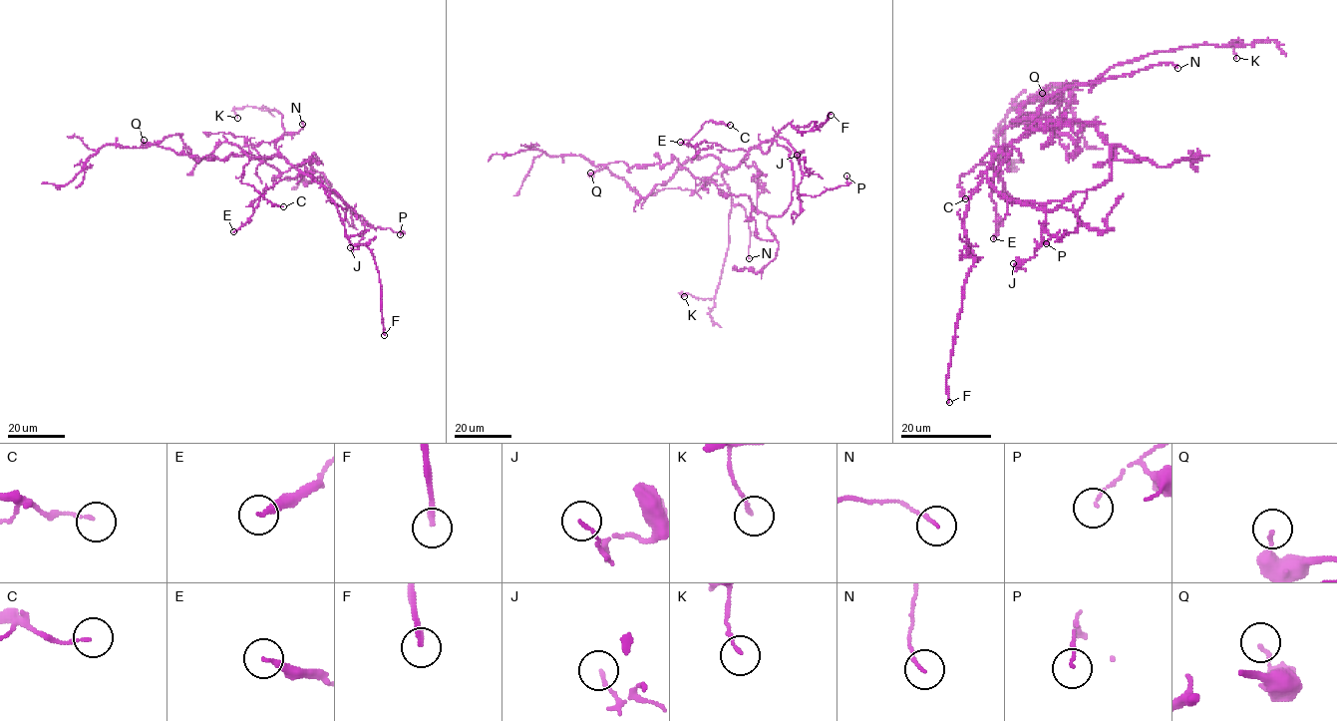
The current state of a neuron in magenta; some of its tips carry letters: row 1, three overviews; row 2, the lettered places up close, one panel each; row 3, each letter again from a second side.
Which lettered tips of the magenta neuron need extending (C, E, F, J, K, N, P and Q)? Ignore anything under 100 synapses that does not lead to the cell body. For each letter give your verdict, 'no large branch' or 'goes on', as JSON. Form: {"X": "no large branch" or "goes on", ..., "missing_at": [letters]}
{"C": "no large branch", "E": "no large branch", "F": "goes on", "J": "no large branch", "K": "no large branch", "N": "no large branch", "P": "no large branch", "Q": "no large branch", "missing_at": ["F"]}

